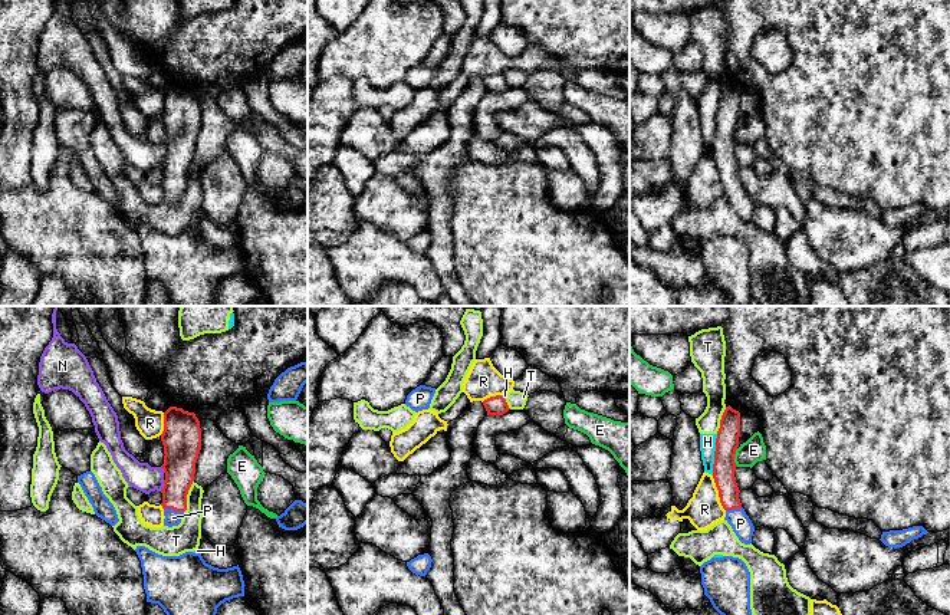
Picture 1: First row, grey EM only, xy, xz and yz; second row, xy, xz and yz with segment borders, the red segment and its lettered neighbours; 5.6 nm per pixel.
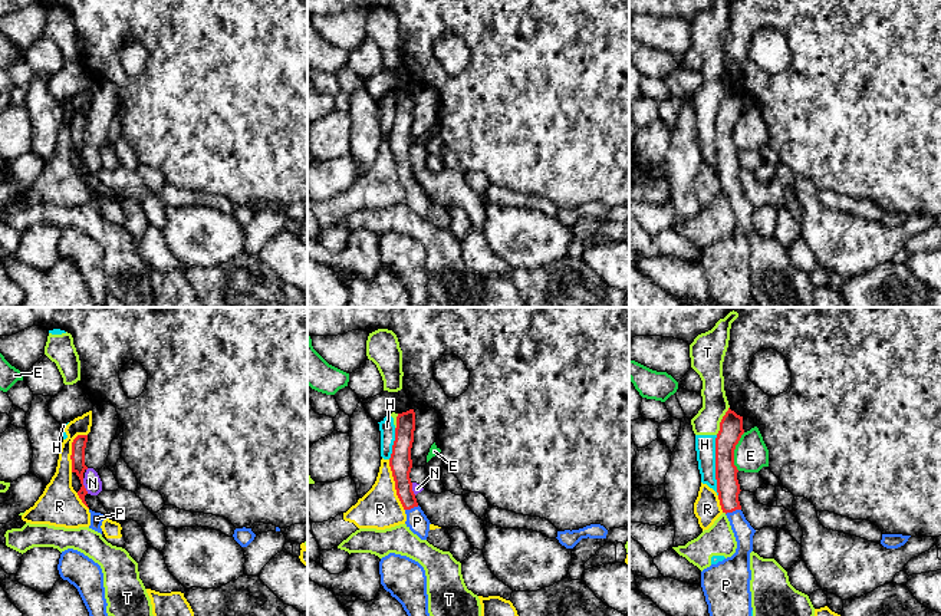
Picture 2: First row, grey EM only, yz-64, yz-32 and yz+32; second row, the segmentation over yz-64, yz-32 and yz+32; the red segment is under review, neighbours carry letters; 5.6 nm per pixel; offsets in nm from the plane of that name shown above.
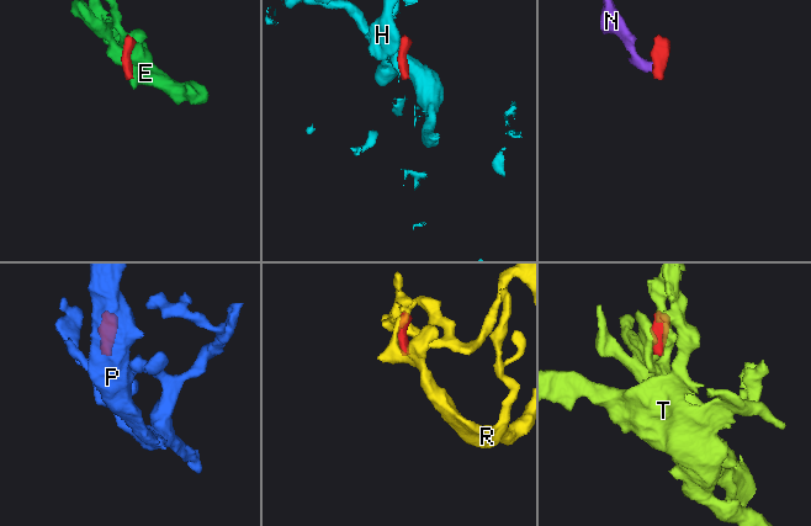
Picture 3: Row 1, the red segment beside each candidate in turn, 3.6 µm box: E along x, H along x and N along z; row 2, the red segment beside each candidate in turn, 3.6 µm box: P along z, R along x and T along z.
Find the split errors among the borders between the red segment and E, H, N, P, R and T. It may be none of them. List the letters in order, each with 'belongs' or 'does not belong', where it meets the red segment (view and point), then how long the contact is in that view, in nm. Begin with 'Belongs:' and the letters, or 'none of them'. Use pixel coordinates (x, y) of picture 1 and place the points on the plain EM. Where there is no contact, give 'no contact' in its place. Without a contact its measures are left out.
Belongs: P
E: does not belong | yz (733, 135) | 100 nm
H: does not belong | yz (715, 132) | 240 nm
N: does not belong | xy (164, 164) | 70 nm
P: belongs | xy (174, 187) | 110 nm
R: does not belong | yz (719, 171) | 220 nm
T: does not belong | xy (186, 174) | 190 nm

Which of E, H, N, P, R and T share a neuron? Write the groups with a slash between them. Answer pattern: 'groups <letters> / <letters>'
groups E / H T / N / P / R

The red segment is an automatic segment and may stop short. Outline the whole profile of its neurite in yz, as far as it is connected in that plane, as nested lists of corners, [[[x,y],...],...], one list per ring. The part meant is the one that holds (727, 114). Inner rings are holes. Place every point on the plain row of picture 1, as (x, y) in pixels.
[[[730,83],[726,85],[720,106],[716,116],[713,157],[719,168],[719,175],[723,187],[726,188],[724,198],[732,204],[739,218],[744,223],[752,221],[755,204],[739,177],[739,165],[736,161],[734,132],[739,125],[740,115],[740,91]]]

